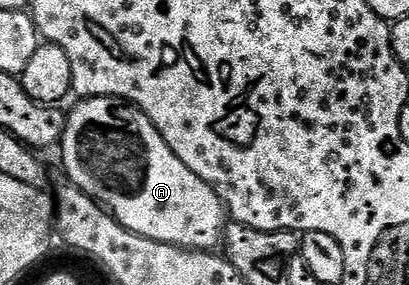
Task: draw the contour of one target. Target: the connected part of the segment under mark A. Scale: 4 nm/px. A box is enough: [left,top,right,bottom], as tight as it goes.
[60,96,228,252]

